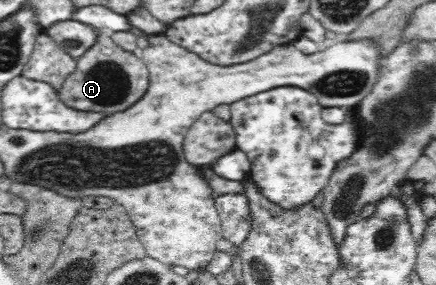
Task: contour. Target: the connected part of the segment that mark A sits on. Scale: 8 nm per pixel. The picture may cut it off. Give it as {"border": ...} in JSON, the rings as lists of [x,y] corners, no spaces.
{"border":[[[97,30],[95,45],[76,60],[75,71],[66,77],[58,92],[61,101],[71,109],[109,115],[129,109],[145,95],[149,85],[149,70],[140,60],[138,53],[131,53],[119,47],[108,31]]]}

